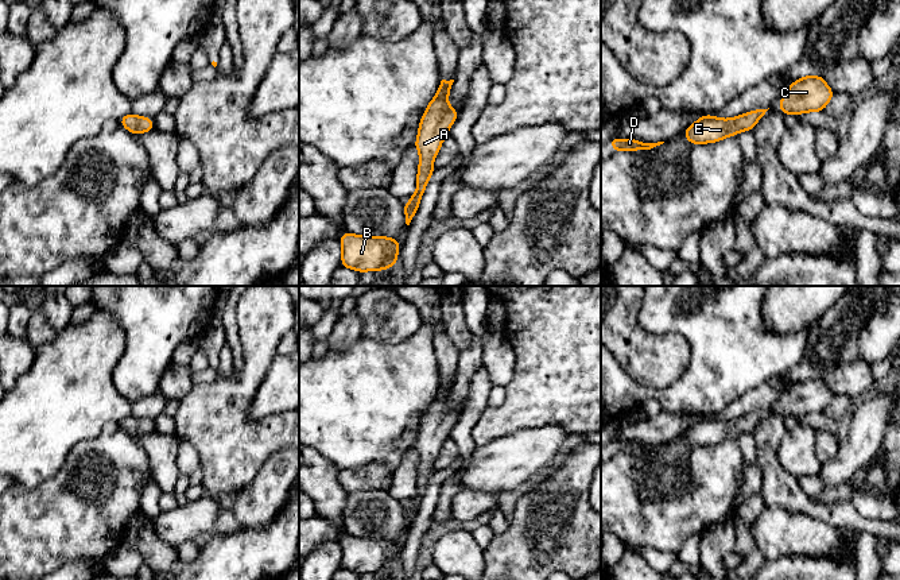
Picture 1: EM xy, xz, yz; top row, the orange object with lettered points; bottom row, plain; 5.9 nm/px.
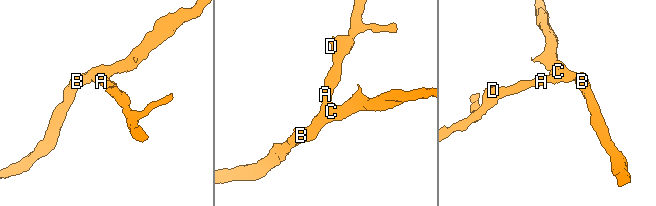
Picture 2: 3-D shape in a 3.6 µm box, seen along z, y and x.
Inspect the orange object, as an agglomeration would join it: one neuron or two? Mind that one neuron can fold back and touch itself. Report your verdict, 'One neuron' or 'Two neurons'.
One neuron

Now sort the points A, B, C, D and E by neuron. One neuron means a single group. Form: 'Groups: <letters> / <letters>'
Groups: A B C D E

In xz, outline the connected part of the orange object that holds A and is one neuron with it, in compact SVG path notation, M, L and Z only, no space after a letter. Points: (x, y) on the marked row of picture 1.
M454 80L441 81L435 97L428 103L419 121L418 138L414 143L420 156L416 175L416 192L410 197L410 201L403 205L407 225L410 225L418 212L426 186L435 171L432 162L439 152L442 142L449 135L451 124L459 116L458 111L447 104L453 82Z

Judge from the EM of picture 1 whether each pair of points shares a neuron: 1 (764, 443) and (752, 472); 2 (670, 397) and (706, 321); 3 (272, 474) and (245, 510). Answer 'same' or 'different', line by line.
1: different
2: same
3: same

